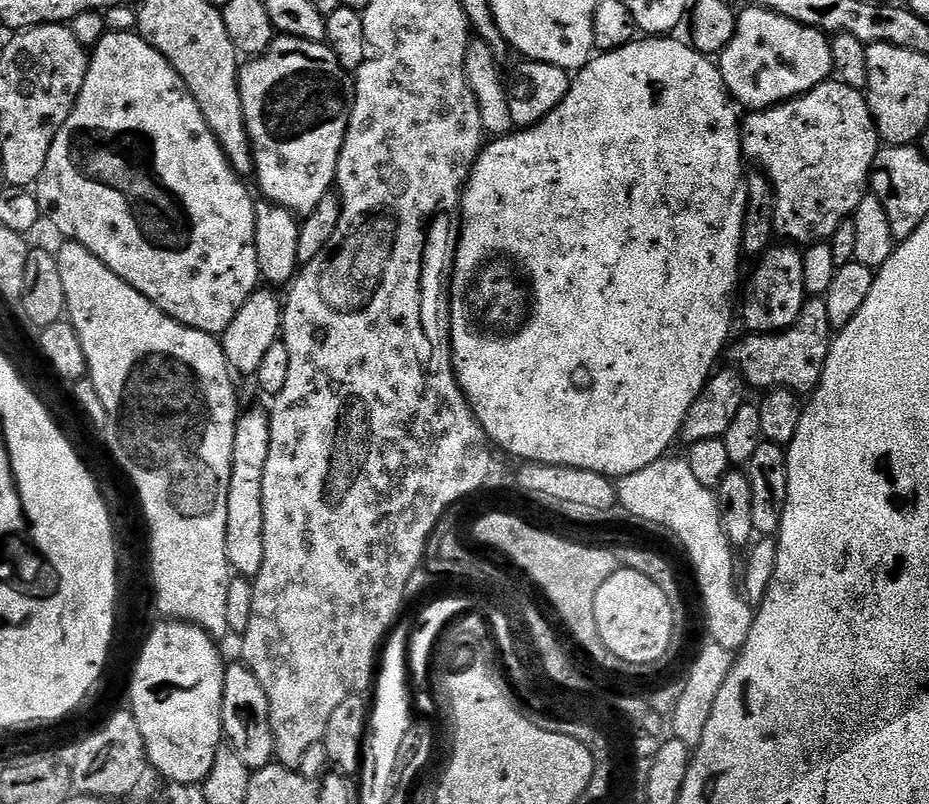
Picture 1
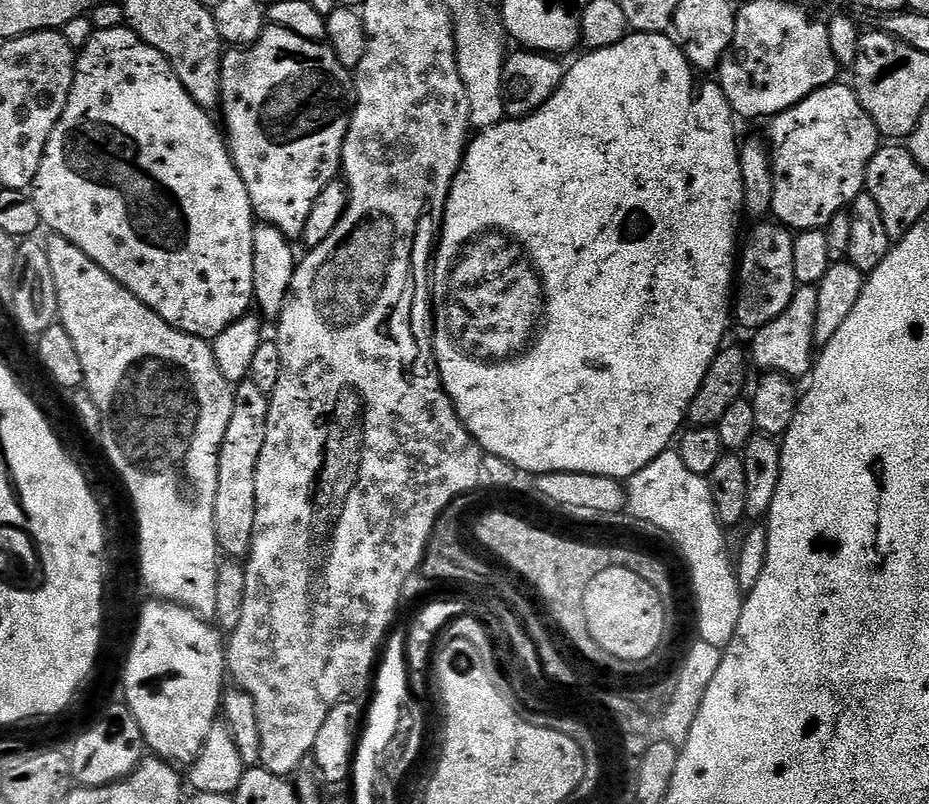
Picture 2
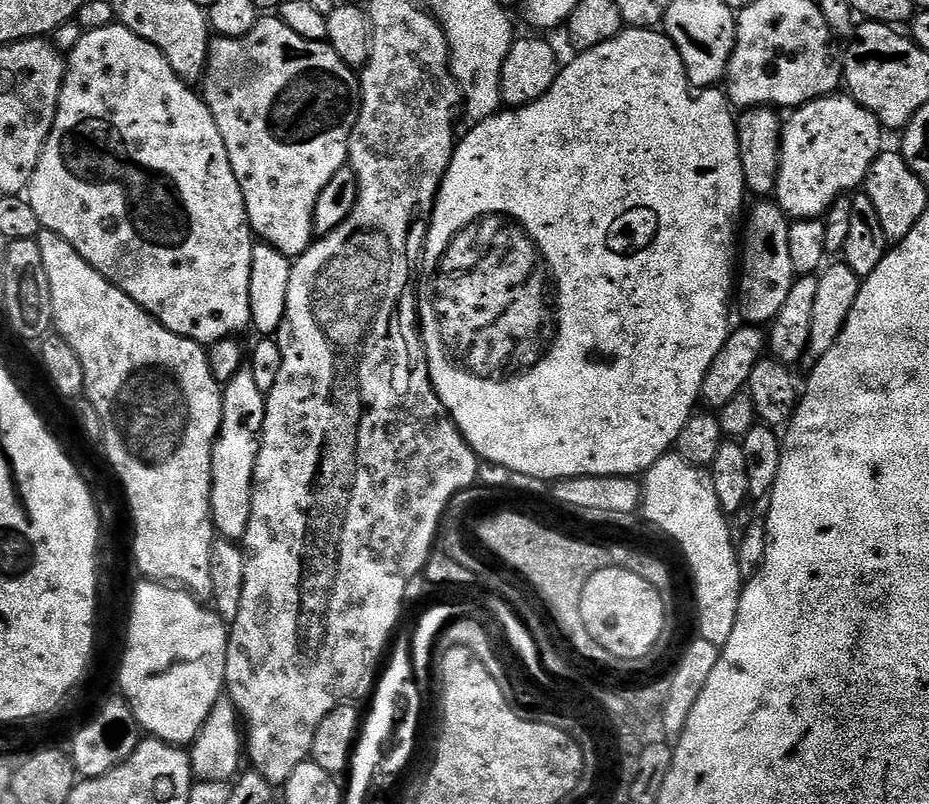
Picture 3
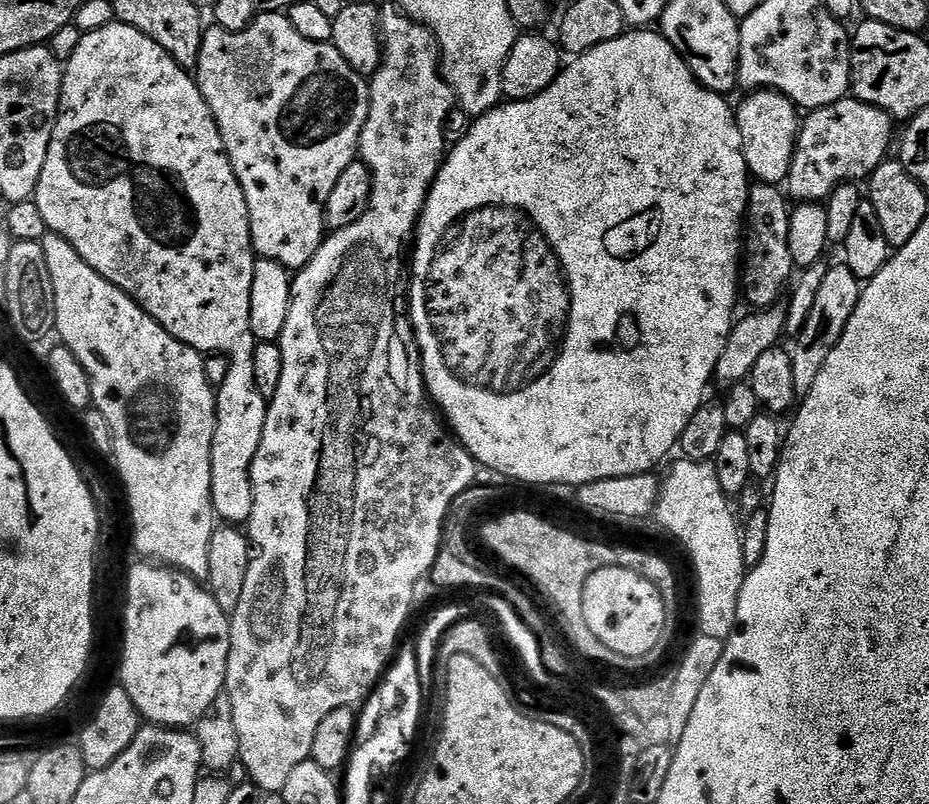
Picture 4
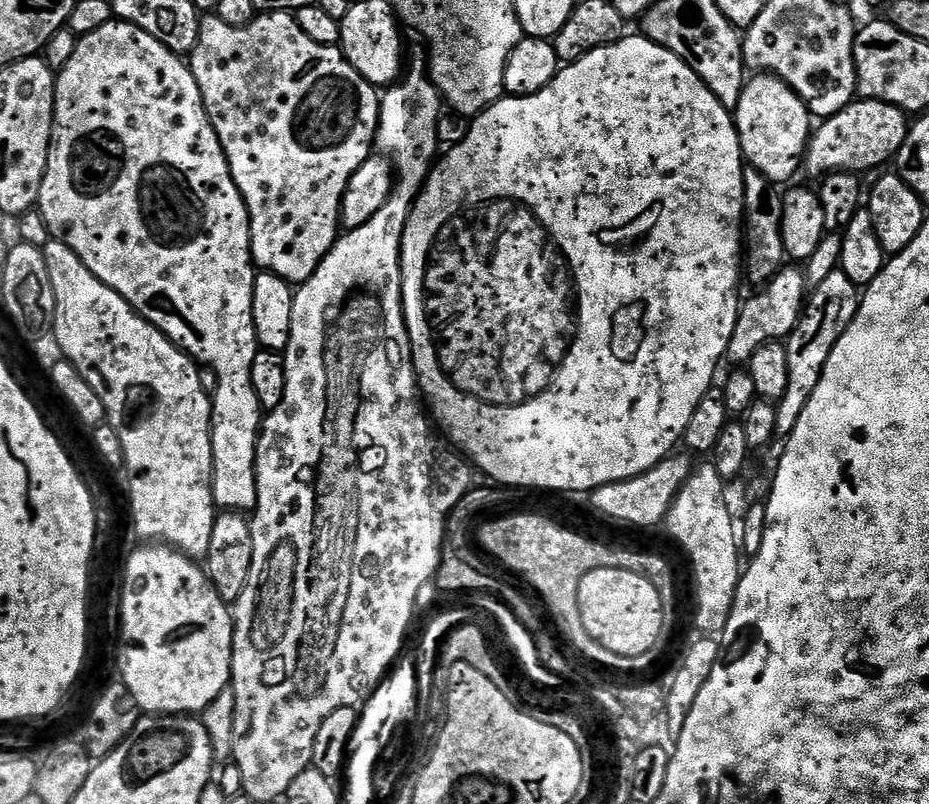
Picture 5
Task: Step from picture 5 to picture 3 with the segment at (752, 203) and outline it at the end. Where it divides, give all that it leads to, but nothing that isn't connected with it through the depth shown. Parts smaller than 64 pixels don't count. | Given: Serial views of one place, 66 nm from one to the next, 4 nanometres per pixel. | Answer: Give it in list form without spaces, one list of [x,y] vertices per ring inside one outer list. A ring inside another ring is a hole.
[[[764,198],[747,213],[742,224],[742,251],[738,256],[738,308],[744,311],[744,316],[749,325],[768,326],[775,320],[776,315],[786,306],[786,298],[790,298],[792,283],[797,280],[798,273],[794,262],[790,258],[790,230],[792,224],[790,217],[779,203]]]

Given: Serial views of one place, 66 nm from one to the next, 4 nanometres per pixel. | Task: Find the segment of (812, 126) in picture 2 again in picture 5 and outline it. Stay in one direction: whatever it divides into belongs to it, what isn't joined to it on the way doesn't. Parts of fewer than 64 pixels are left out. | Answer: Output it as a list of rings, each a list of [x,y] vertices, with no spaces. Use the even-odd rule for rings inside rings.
[[[857,98],[838,114],[819,121],[802,157],[803,171],[815,178],[823,178],[837,170],[865,174],[895,157],[906,142],[909,127],[909,117],[898,106]]]

